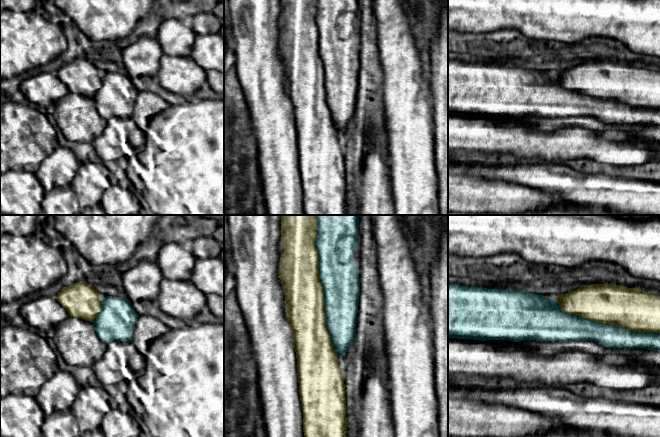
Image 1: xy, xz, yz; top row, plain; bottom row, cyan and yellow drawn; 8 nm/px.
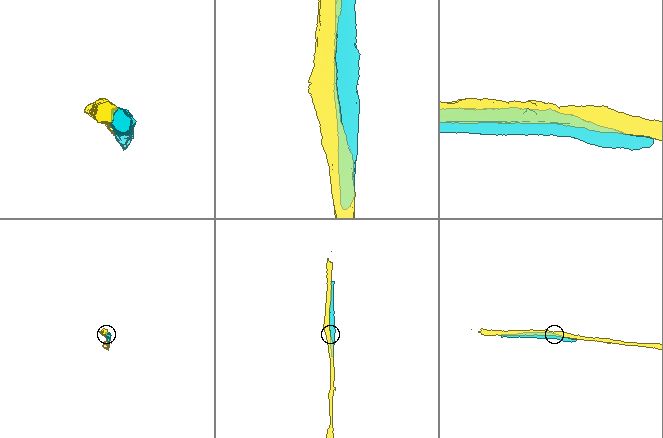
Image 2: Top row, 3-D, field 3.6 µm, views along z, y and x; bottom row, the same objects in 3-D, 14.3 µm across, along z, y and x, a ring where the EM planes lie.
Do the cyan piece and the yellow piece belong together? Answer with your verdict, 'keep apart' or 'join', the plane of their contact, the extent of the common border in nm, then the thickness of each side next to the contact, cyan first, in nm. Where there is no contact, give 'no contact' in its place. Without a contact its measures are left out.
keep apart | yz | 900 nm | 200/320 nm

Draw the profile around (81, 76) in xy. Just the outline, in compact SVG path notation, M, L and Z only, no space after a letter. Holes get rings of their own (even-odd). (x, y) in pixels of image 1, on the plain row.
M86 57L64 63L56 73L70 93L93 98L102 86L102 72Z

